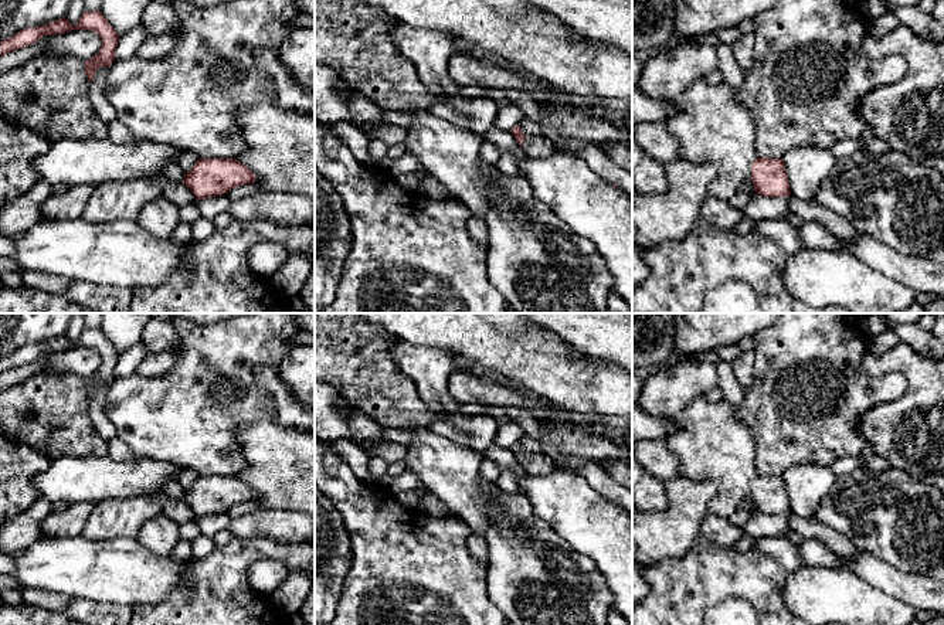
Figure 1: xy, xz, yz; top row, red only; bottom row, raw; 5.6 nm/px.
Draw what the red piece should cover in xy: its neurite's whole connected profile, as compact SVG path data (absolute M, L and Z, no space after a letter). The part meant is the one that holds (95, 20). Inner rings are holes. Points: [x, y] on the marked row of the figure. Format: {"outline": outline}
{"outline": "M99 10L84 11L75 26L62 17L41 27L24 28L0 43L0 55L31 45L43 35L65 34L71 30L91 30L101 37L102 47L99 52L84 61L85 74L91 82L99 67L111 67L115 61L115 50L120 37Z"}

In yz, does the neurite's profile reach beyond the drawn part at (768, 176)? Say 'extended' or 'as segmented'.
as segmented

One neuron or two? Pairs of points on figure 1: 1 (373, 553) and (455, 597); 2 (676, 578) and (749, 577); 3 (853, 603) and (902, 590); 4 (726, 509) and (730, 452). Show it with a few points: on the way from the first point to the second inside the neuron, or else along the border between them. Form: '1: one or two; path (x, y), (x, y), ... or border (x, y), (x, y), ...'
1: one; path (393, 554), (423, 584), (435, 591)
2: one; path (695, 578), (730, 577)
3: two; border (859, 577), (916, 610)
4: one; path (730, 495), (730, 466)

